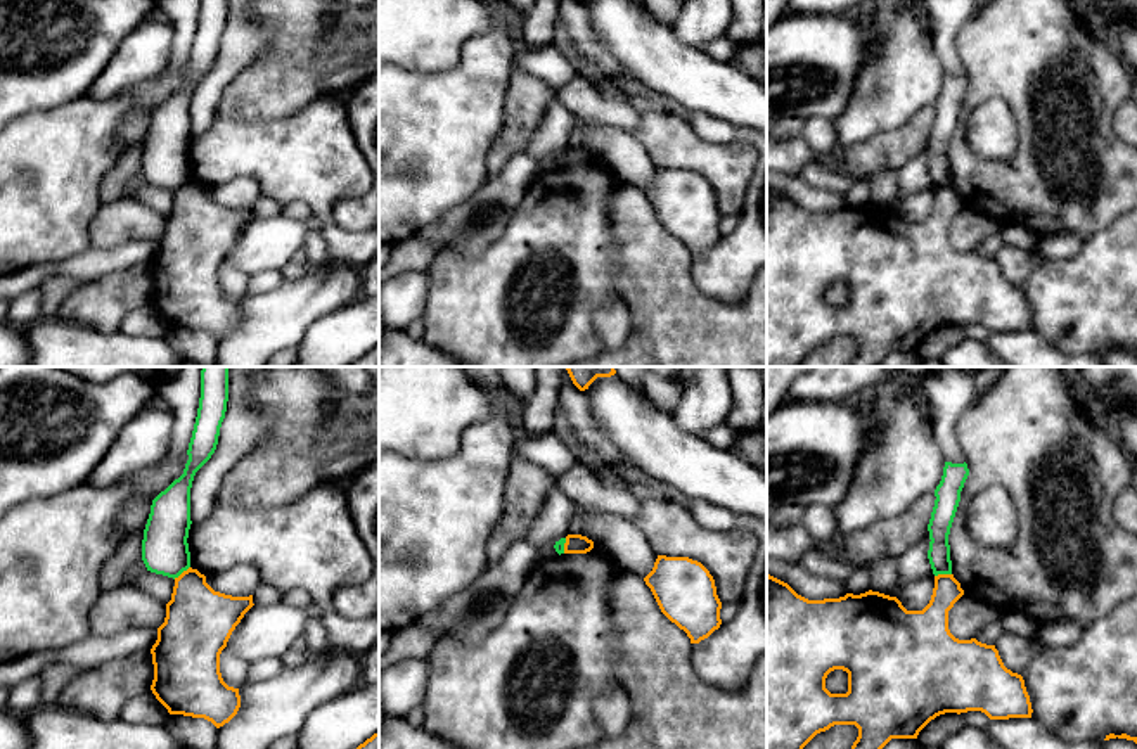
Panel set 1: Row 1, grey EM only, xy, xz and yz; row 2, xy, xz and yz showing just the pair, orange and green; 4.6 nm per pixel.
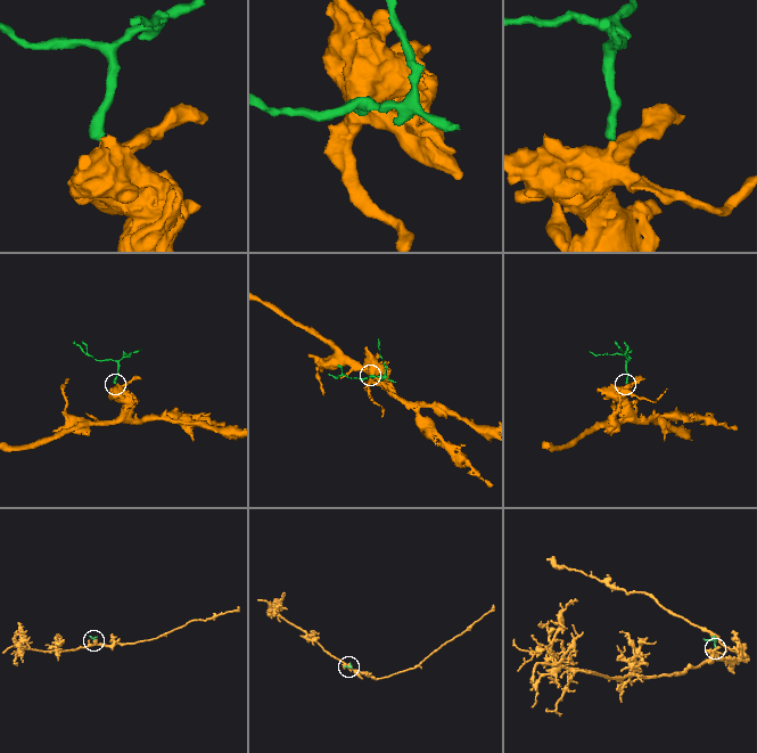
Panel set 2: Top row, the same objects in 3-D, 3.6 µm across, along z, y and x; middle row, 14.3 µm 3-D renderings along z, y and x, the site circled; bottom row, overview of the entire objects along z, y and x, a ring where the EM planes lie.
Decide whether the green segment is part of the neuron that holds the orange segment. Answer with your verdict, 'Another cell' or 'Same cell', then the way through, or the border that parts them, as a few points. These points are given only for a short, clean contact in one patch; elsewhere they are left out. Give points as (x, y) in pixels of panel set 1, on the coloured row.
Another cell. Boundary: yz (950, 573), (935, 576)

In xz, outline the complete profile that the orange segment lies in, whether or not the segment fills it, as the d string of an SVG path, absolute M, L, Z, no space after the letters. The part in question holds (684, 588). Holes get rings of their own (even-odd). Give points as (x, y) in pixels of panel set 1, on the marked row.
M658 555L644 578L661 612L699 643L720 628L722 602L710 571L689 557Z

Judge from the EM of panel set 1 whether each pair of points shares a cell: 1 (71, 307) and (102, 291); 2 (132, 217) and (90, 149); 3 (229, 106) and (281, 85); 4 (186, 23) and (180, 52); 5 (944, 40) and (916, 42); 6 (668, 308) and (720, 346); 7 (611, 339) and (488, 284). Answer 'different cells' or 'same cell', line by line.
1: same cell
2: different cells
3: same cell
4: same cell
5: different cells
6: same cell
7: different cells

